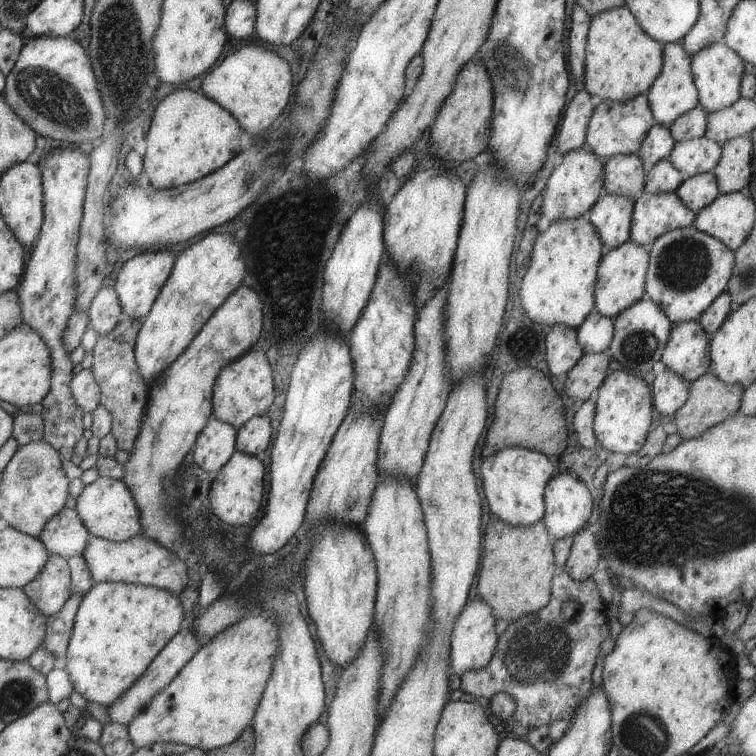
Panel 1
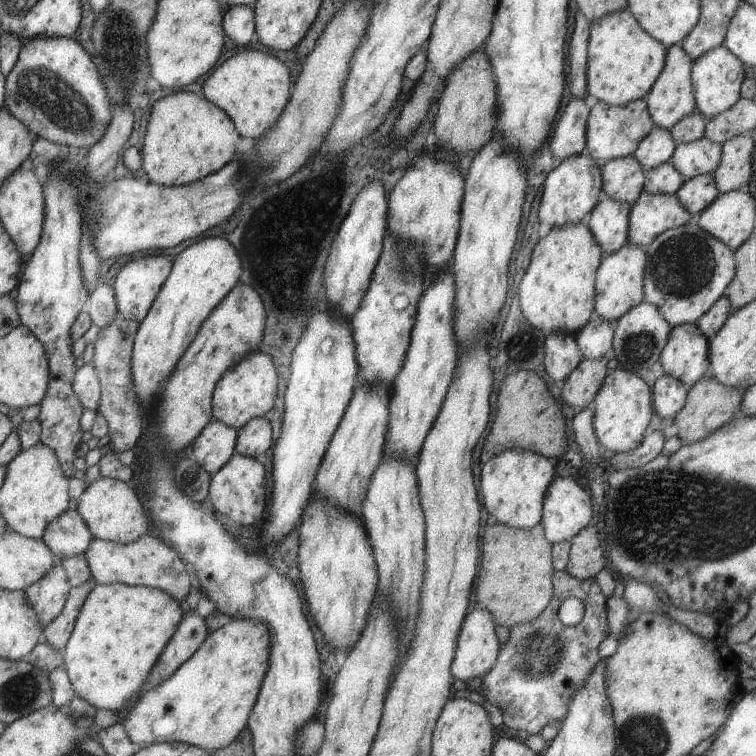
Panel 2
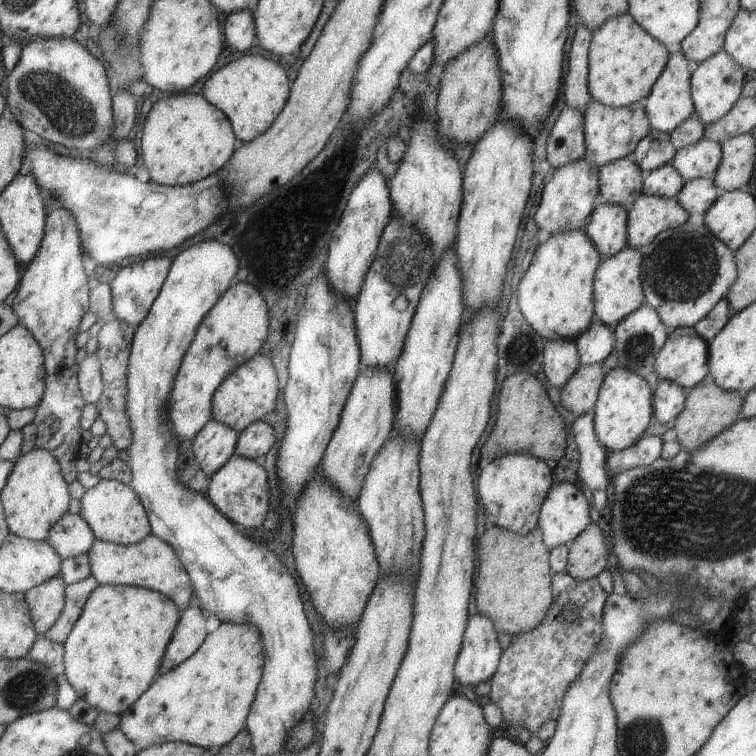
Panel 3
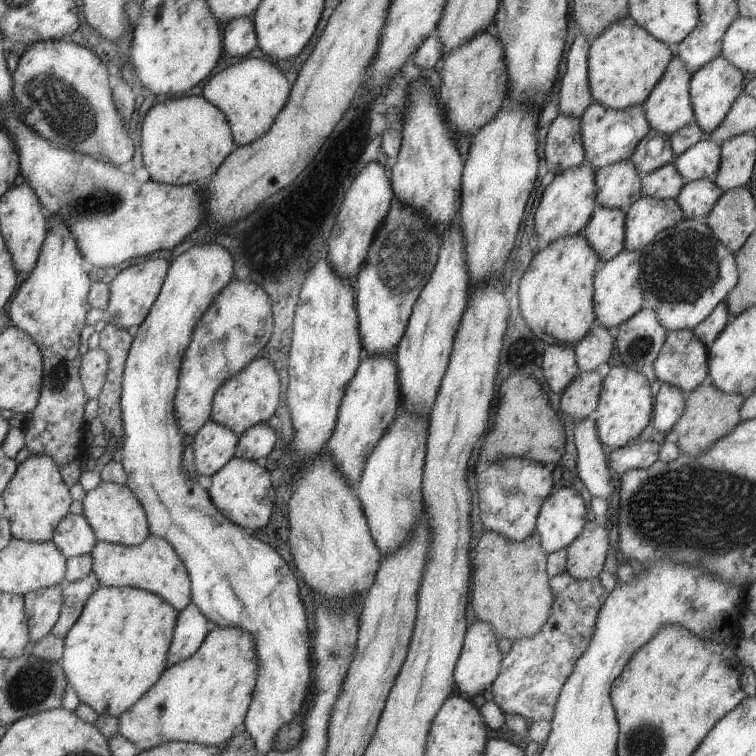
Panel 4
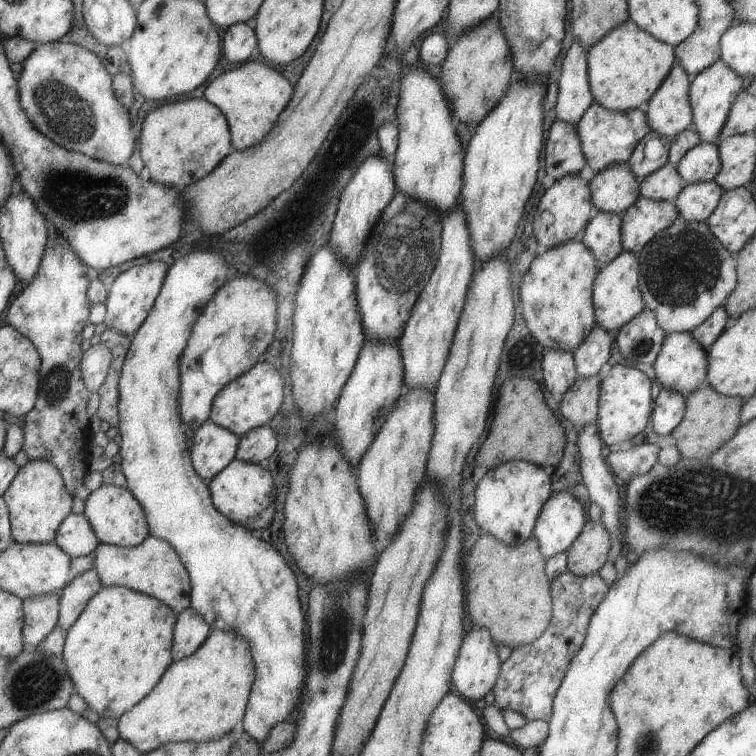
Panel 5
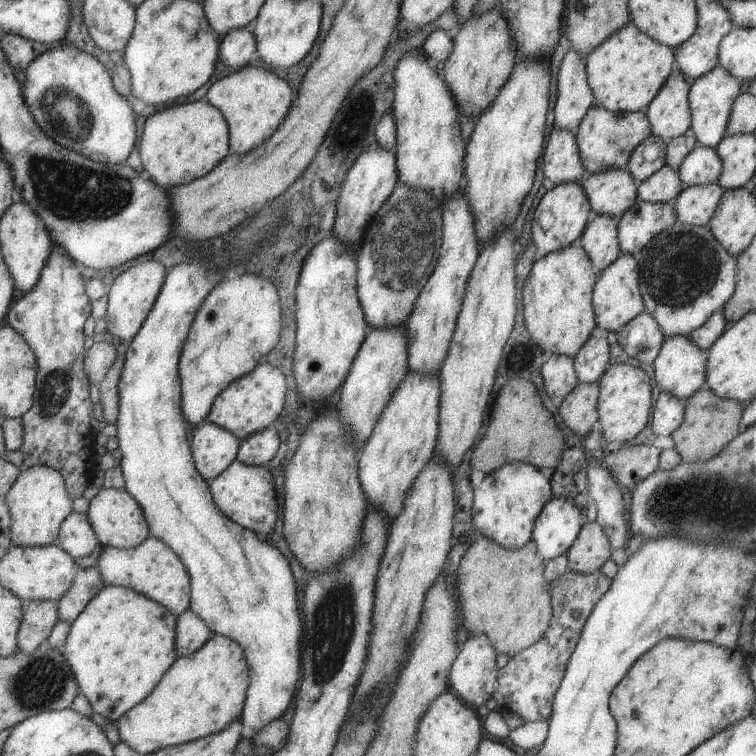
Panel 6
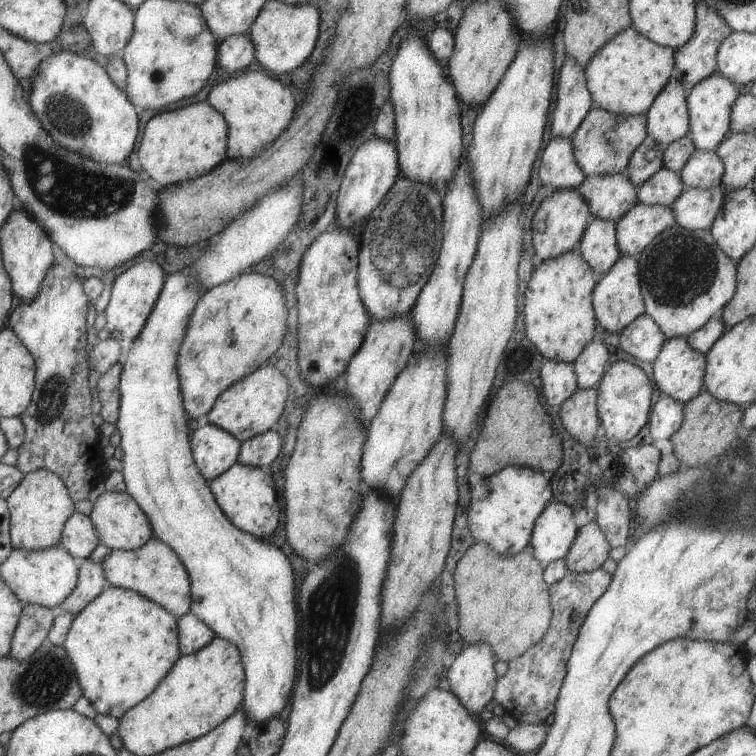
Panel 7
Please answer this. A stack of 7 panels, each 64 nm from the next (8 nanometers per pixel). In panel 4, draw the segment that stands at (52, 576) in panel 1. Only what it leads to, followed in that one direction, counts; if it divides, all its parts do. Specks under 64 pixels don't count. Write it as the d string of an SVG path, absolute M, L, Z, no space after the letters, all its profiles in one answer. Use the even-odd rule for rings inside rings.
M54 584L39 590L26 592L24 611L28 622L28 635L31 643L49 634L58 621L62 605L62 584Z

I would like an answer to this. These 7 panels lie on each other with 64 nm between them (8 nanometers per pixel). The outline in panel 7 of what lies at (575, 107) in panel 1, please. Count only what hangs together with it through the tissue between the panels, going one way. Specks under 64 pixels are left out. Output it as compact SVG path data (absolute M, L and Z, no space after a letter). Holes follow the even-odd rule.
M550 138L543 148L537 176L543 185L550 184L554 190L576 189L581 184L585 176L574 159L570 138Z

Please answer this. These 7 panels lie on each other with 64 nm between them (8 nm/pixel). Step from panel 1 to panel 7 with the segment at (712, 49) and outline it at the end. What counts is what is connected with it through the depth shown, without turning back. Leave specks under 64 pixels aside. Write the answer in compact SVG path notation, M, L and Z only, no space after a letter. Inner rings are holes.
M717 70L688 88L686 96L688 132L695 149L714 151L717 145L727 137L731 105L739 95L737 85Z

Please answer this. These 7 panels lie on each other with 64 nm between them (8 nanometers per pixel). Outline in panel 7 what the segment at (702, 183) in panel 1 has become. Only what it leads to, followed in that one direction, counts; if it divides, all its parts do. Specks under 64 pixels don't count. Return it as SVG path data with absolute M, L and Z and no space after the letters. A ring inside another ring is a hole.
M723 186L685 188L670 204L676 224L685 231L708 230L723 204Z

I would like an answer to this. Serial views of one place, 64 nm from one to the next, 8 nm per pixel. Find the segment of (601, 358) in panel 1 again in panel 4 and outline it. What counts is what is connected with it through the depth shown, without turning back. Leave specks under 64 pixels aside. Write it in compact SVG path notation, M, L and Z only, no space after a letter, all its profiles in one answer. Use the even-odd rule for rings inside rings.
M597 369L580 371L560 392L560 409L577 422L596 410L601 376Z

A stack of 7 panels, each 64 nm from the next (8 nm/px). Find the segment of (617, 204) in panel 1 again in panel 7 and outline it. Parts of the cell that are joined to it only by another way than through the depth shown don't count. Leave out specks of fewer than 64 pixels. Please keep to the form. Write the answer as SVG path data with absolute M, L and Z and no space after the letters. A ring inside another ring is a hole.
M591 217L579 241L579 253L595 274L603 274L620 257L616 223Z

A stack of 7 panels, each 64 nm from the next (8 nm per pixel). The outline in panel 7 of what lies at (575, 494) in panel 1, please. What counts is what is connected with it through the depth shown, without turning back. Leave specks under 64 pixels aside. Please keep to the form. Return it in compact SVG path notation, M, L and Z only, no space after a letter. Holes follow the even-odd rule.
M551 501L535 519L530 538L530 546L533 549L533 556L541 564L545 565L554 560L564 558L567 554L578 531L575 520L573 520L574 512L575 510L566 504Z

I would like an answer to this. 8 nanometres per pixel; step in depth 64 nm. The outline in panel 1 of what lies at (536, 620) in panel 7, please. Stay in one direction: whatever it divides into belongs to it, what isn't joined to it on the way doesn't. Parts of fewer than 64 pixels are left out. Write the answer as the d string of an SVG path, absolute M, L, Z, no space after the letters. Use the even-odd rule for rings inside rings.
M493 518L488 522L483 532L483 558L476 587L477 596L491 607L495 620L512 621L547 604L553 570L557 565L552 543L542 518L528 527L514 527Z

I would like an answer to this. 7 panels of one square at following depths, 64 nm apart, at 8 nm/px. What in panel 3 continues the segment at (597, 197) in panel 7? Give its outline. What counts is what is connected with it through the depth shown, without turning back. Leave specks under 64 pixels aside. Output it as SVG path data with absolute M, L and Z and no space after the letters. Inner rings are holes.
M623 157L598 168L599 199L621 205L626 211L642 193L642 170L629 157Z

